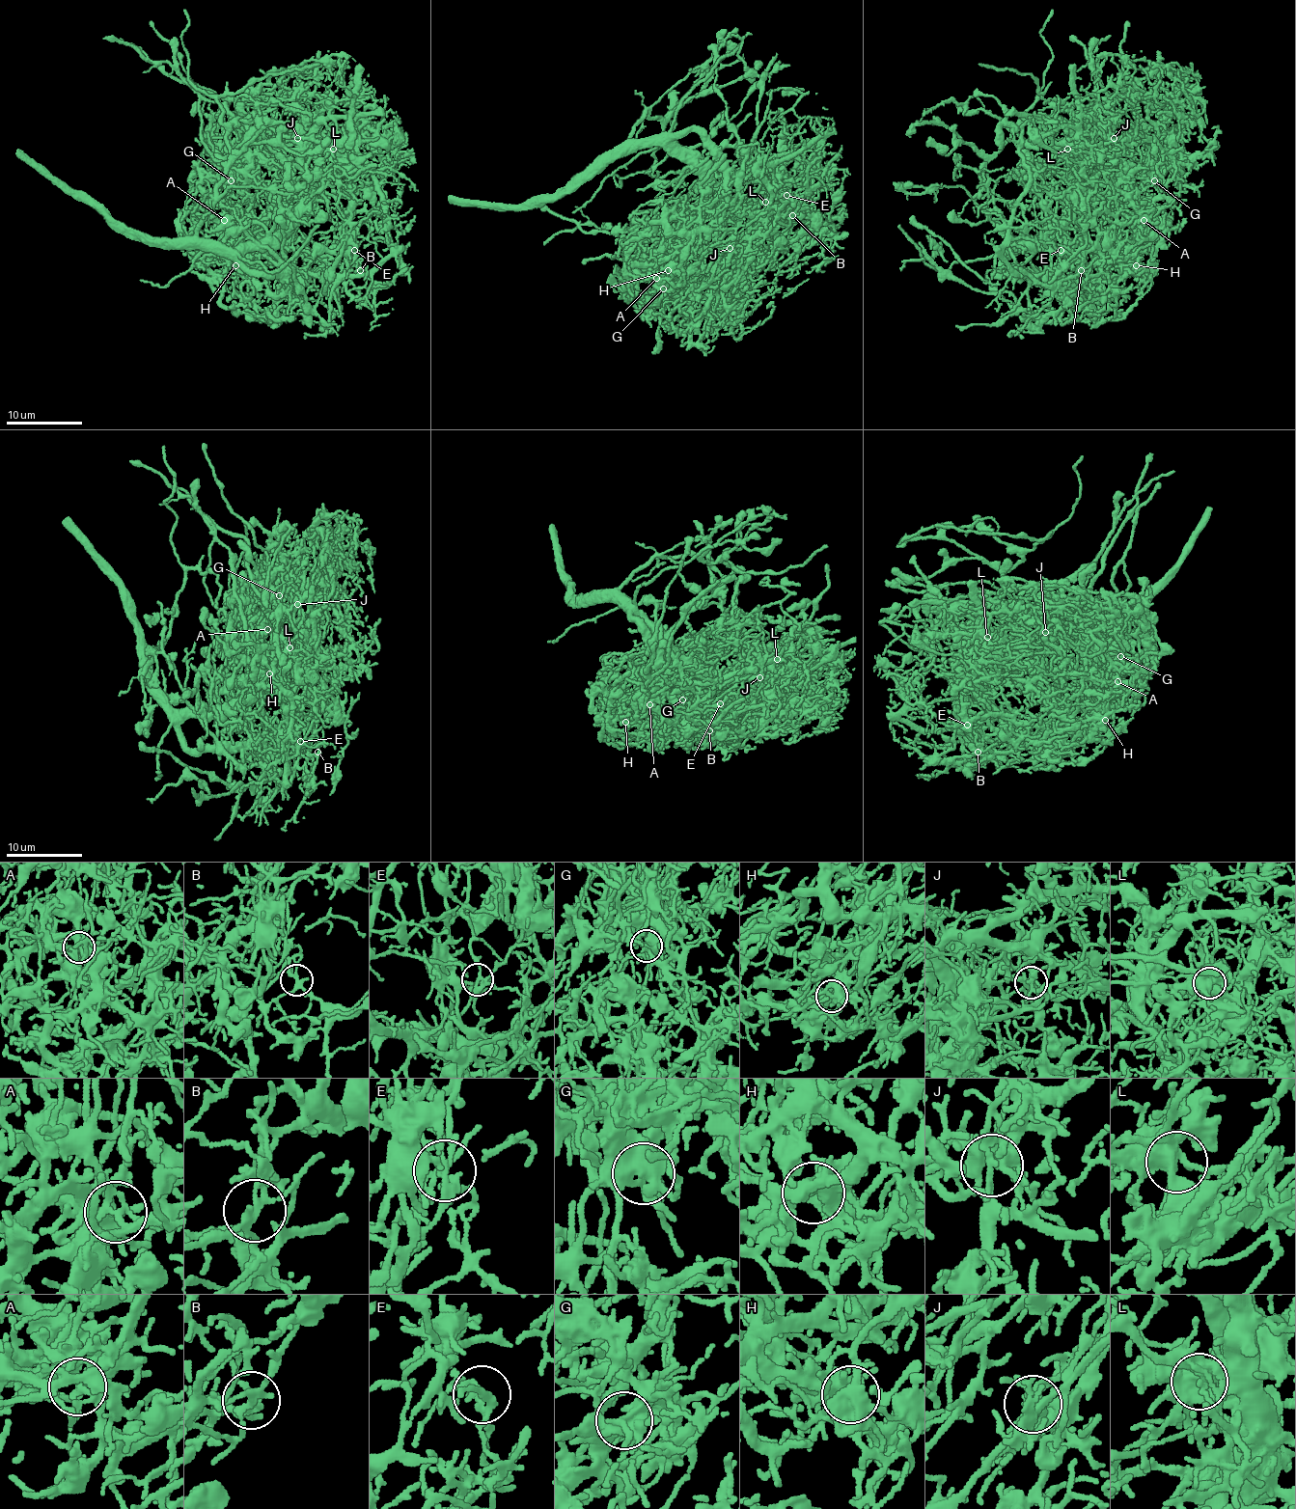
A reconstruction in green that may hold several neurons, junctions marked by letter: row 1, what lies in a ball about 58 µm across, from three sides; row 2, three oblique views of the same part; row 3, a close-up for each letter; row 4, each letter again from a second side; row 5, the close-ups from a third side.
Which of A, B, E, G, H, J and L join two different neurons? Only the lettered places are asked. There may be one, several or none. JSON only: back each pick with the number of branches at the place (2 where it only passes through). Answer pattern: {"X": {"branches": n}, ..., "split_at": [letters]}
{"A": {"branches": 5}, "B": {"branches": 4}, "G": {"branches": 4}, "J": {"branches": 4}, "L": {"branches": 4}, "split_at": ["A", "B", "G", "J", "L"]}

